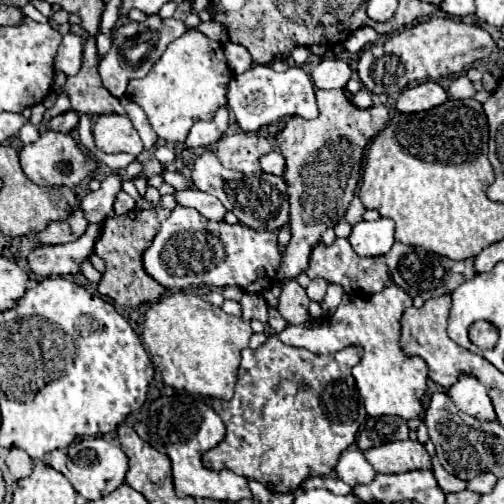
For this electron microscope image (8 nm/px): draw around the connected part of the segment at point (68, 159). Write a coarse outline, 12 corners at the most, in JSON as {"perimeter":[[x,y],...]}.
{"perimeter":[[48,129],[20,149],[36,185],[76,187],[96,169],[70,135]]}

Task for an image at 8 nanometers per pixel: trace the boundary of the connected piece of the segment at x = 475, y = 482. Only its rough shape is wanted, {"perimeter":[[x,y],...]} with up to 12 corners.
{"perimeter":[[480,475],[468,481],[468,489],[490,493],[496,477]]}

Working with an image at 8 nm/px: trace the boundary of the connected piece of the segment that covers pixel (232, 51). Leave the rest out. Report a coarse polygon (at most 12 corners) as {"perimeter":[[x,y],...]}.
{"perimeter":[[236,43],[224,45],[228,67],[244,73],[252,67],[248,49]]}

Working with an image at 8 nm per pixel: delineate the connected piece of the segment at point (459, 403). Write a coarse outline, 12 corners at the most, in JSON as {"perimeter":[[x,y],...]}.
{"perimeter":[[462,375],[450,387],[454,405],[480,421],[496,421],[488,391]]}

